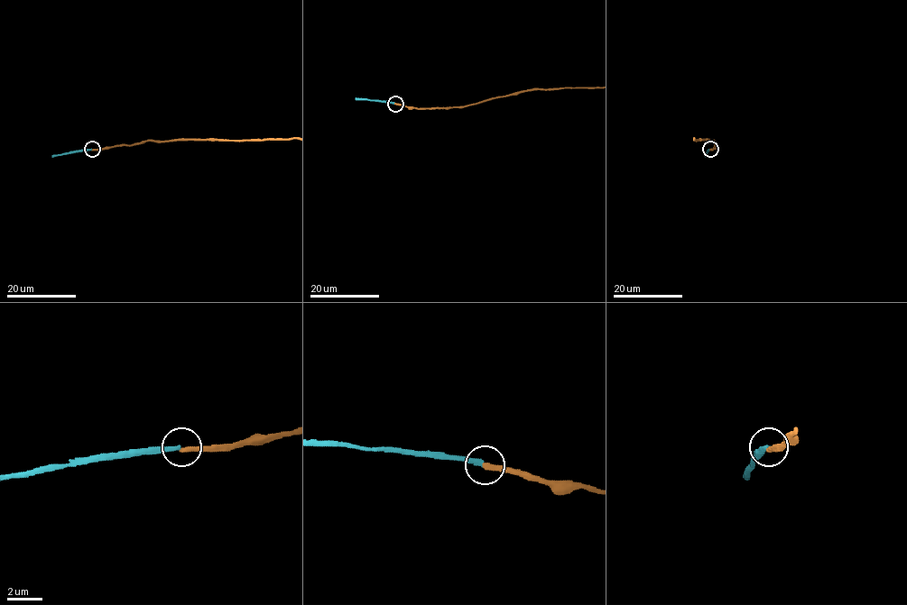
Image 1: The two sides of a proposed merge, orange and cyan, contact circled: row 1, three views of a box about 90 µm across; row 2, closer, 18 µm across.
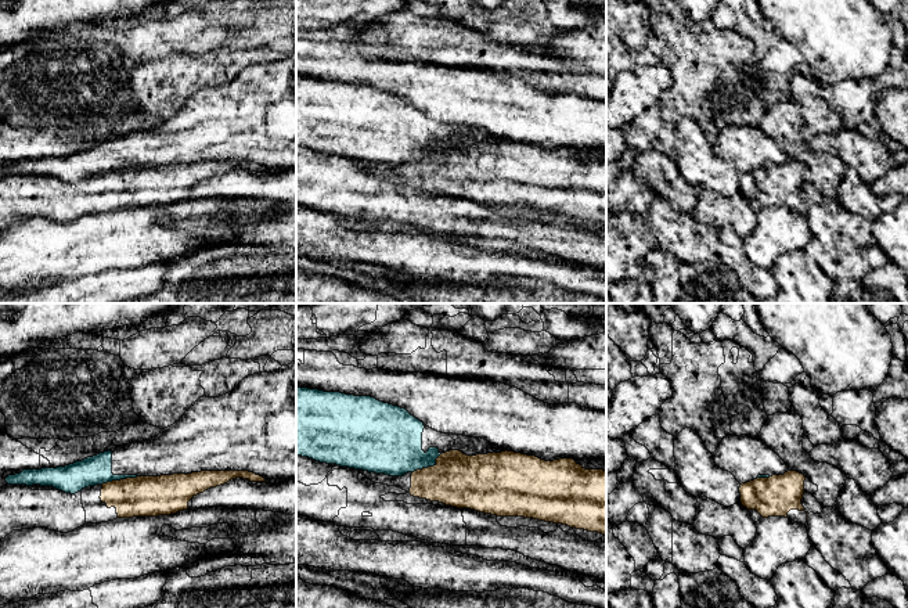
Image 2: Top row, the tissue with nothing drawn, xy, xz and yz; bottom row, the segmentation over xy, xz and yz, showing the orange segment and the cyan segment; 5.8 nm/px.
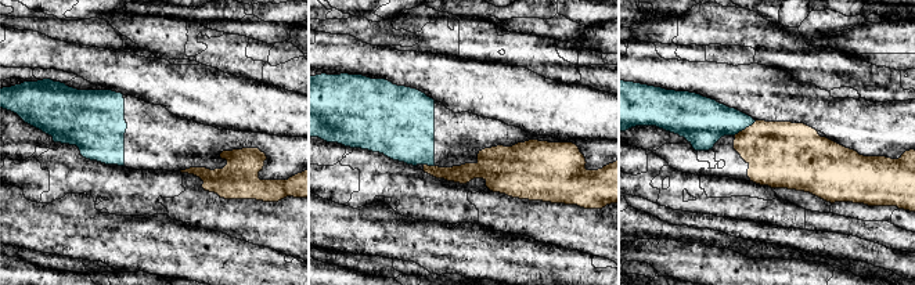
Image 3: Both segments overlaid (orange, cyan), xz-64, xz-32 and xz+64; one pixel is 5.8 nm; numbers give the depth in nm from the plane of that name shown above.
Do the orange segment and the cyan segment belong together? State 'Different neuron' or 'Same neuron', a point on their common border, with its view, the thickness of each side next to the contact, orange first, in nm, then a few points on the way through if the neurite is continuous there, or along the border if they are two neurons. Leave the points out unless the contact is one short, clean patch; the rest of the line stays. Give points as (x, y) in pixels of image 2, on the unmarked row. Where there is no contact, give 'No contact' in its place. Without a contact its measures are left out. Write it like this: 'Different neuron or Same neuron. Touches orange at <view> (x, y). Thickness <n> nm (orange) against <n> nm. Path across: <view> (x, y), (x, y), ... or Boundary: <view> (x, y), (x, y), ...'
Different neuron. Touches orange at xy (121, 169). Thickness 240 nm (orange) against 170 nm. Boundary: xy (137, 166), (112, 169), (101, 175)

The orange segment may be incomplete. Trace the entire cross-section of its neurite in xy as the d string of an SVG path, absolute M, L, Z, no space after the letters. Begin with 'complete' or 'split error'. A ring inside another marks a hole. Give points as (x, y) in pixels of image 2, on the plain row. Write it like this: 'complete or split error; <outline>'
split error; M201 161L161 166L137 166L89 176L71 184L53 176L6 175L0 177L0 230L12 220L46 217L68 223L86 213L101 213L116 208L170 205L188 198L188 191L210 177L244 168L251 172L266 172L249 161Z

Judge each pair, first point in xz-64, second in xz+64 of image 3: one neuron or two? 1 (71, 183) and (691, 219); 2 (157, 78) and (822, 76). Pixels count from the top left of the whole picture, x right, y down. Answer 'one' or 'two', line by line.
1: two
2: two

